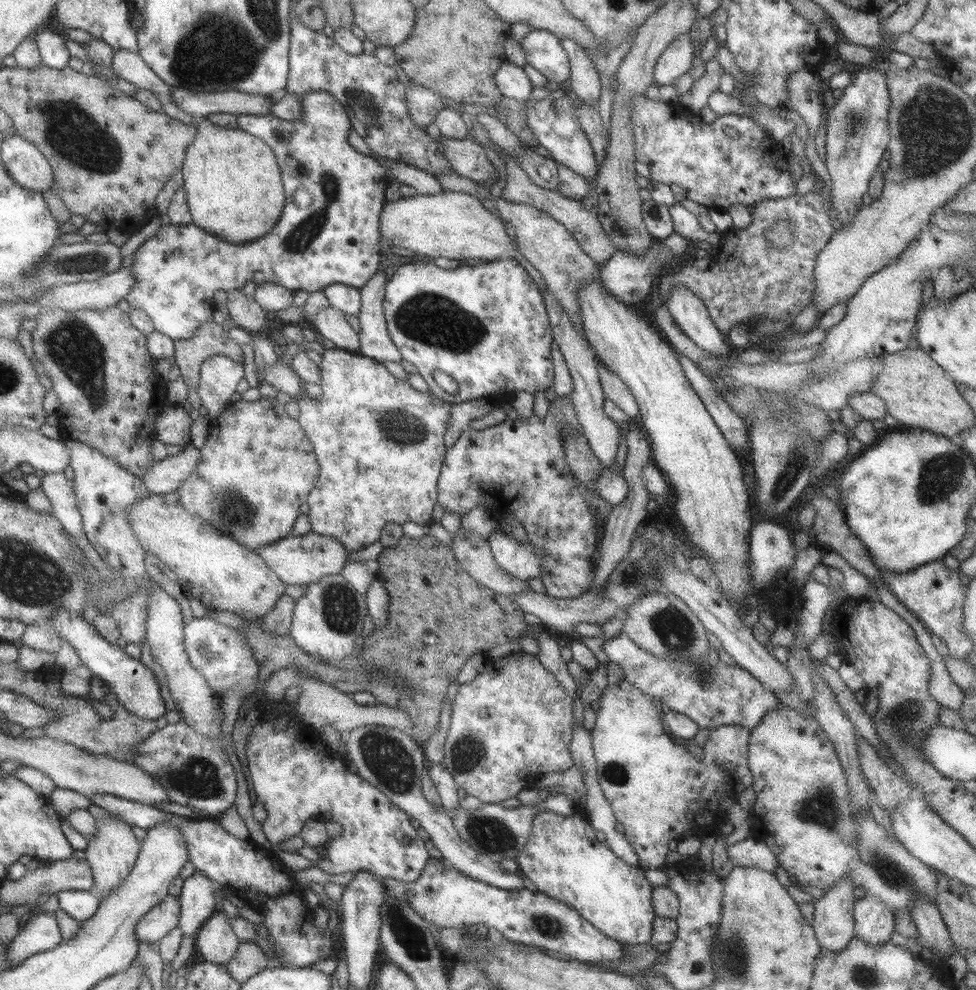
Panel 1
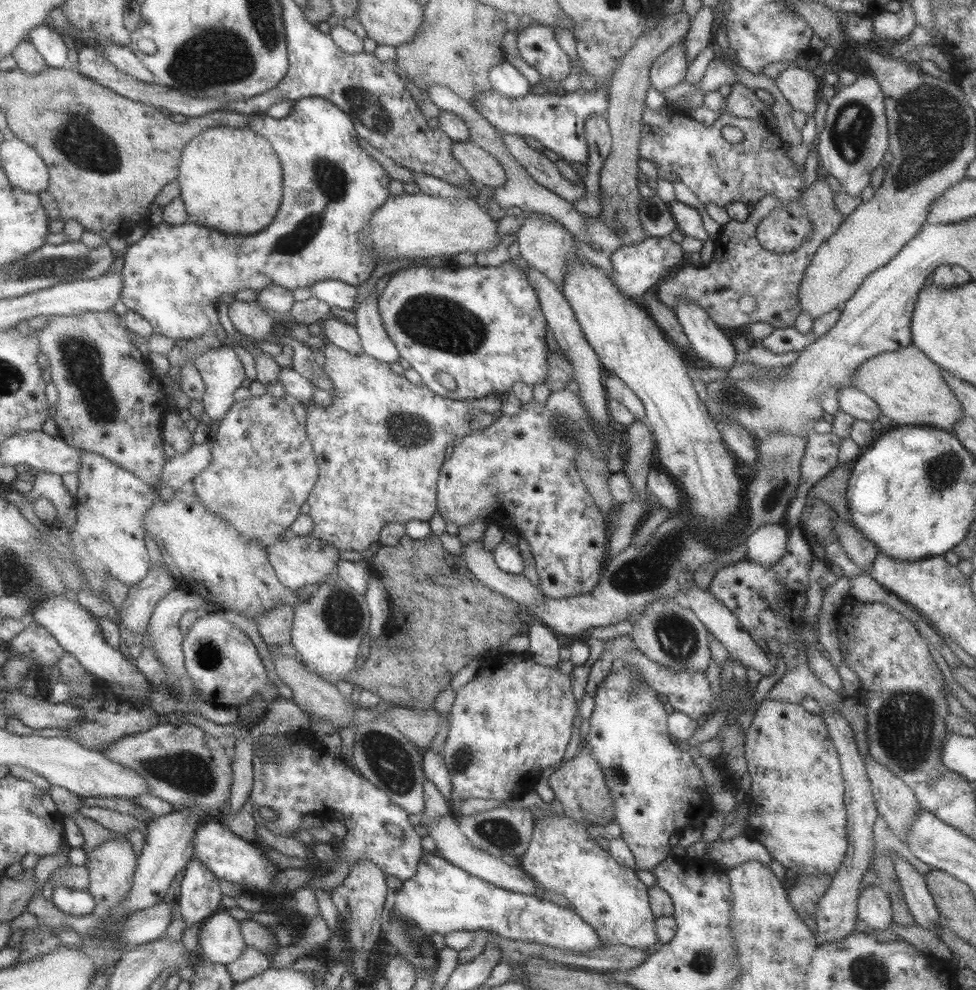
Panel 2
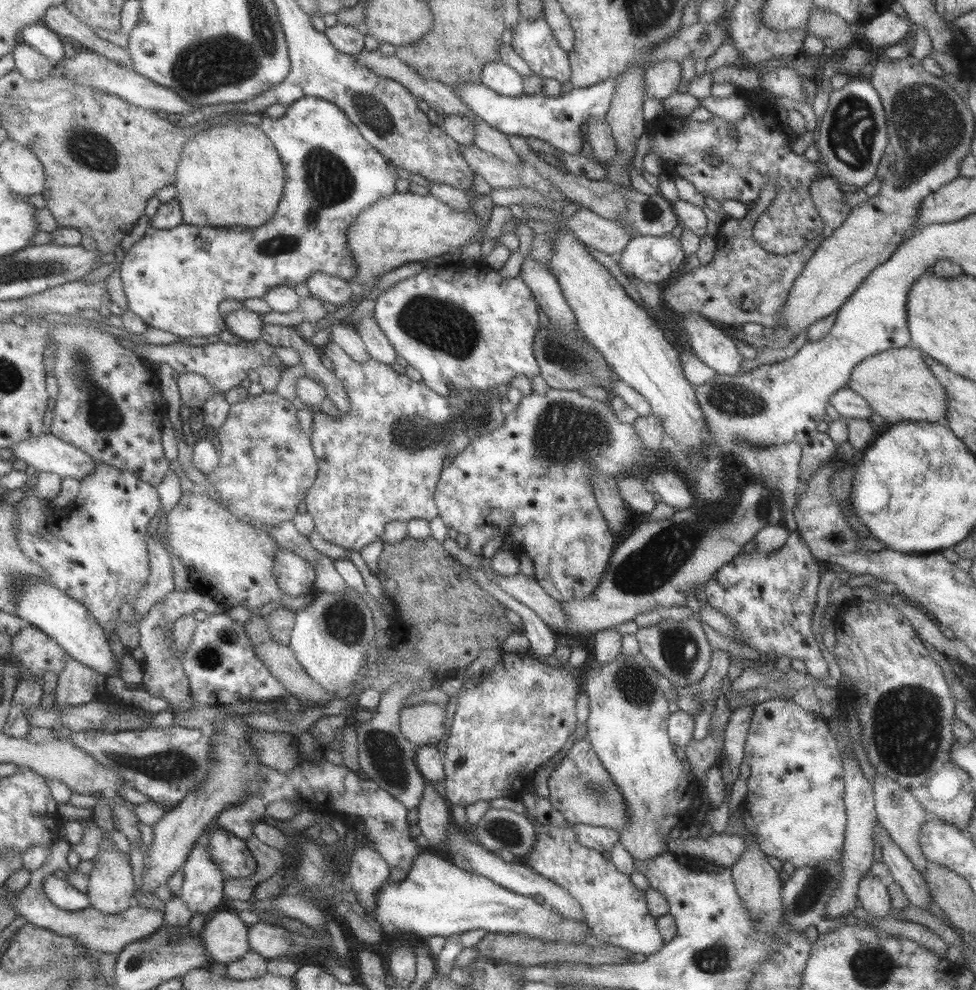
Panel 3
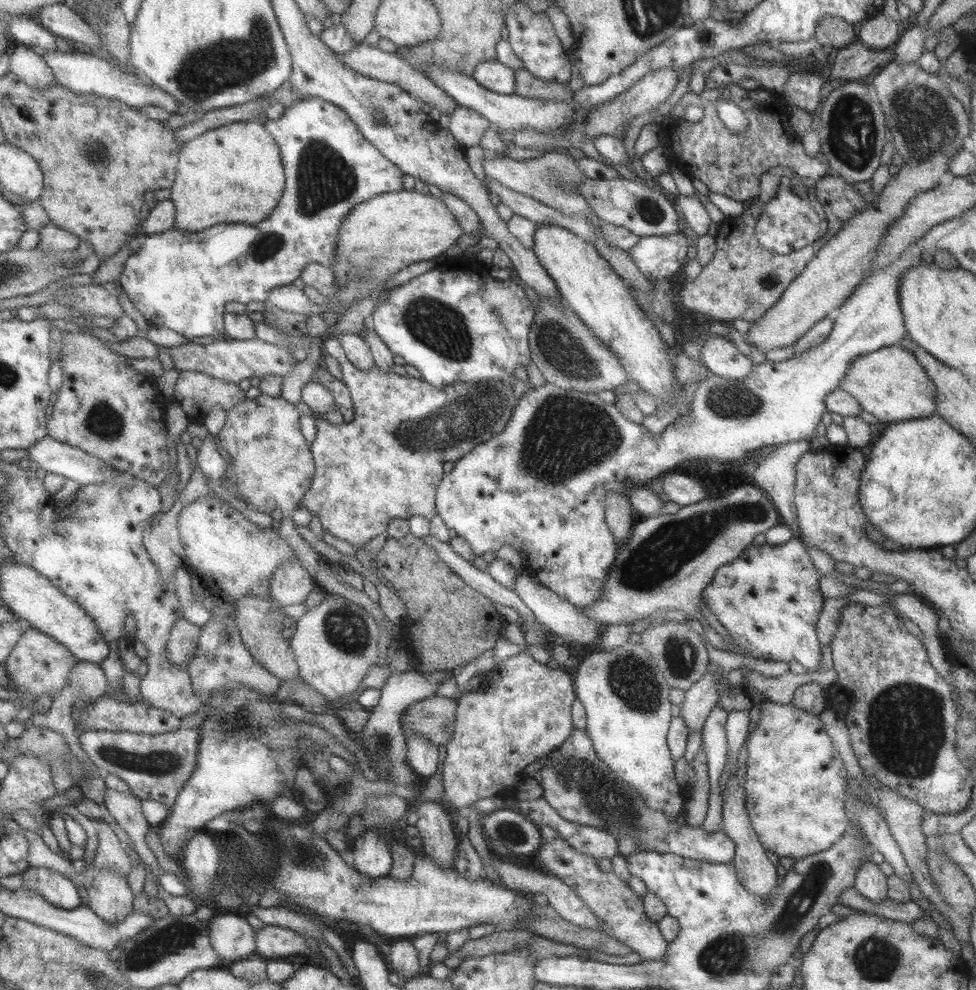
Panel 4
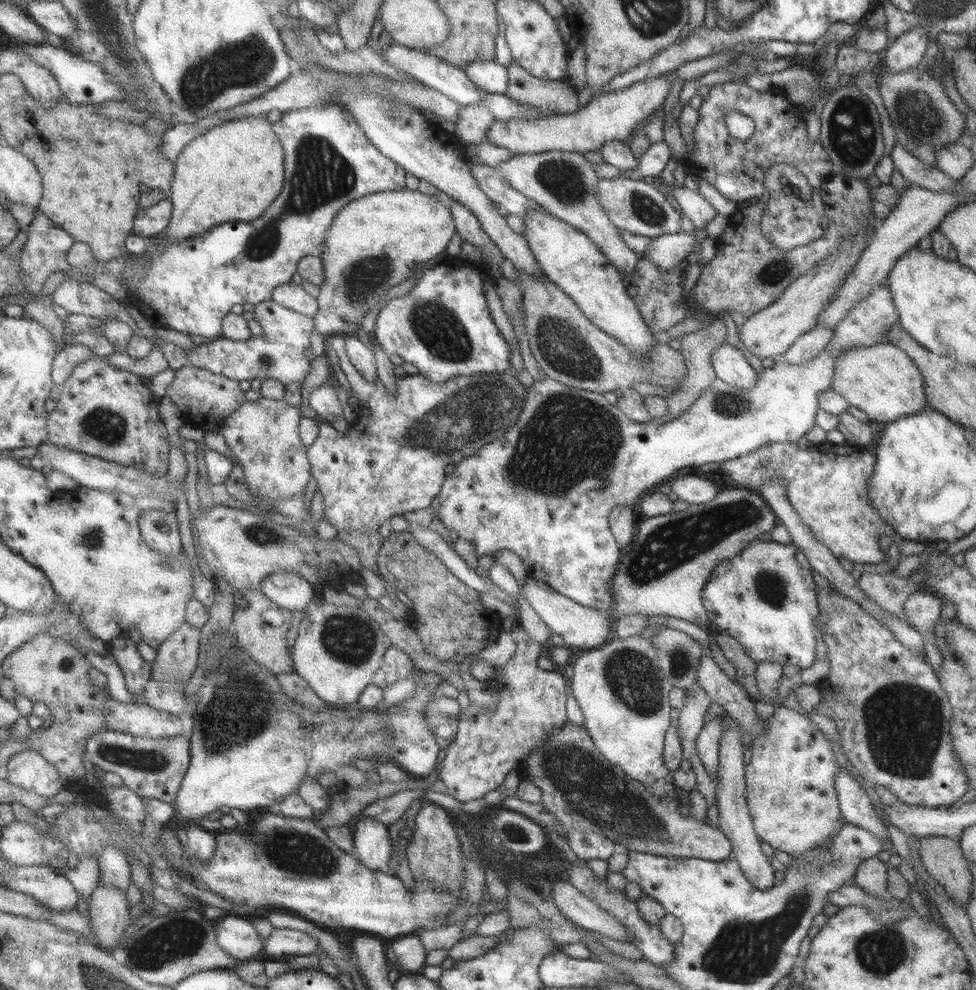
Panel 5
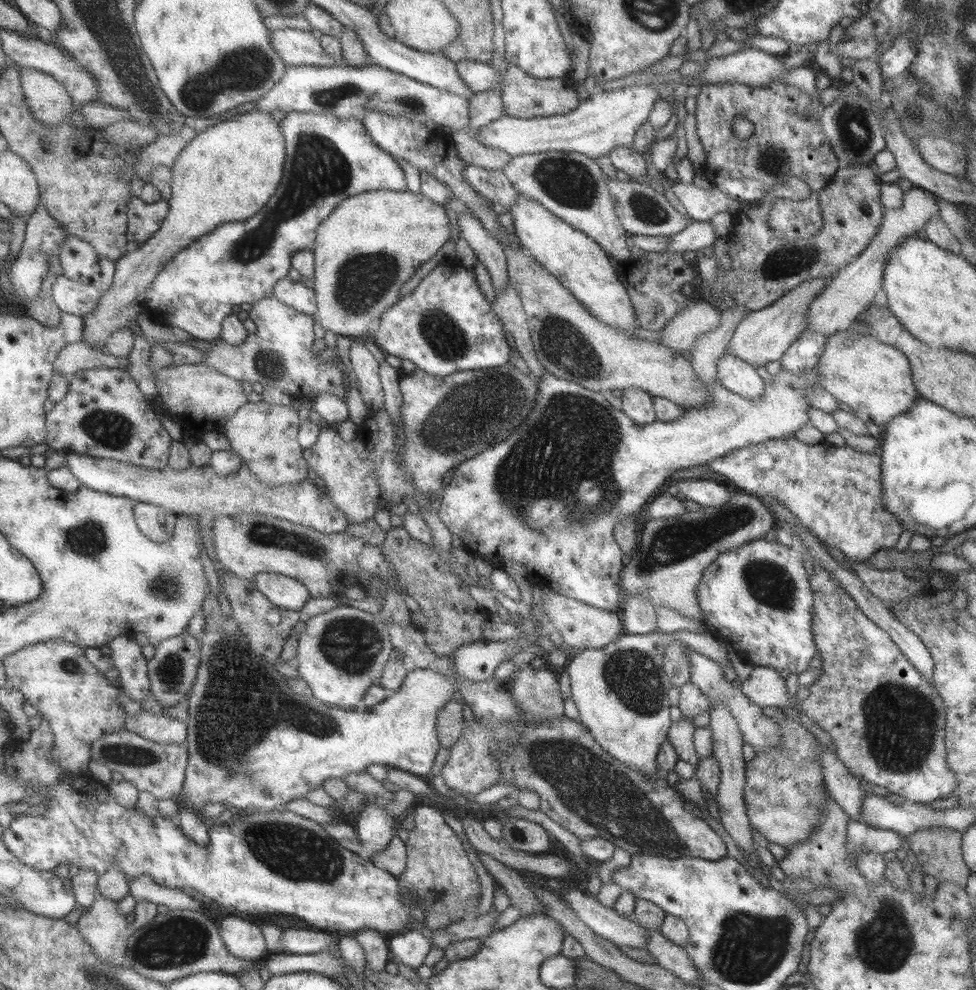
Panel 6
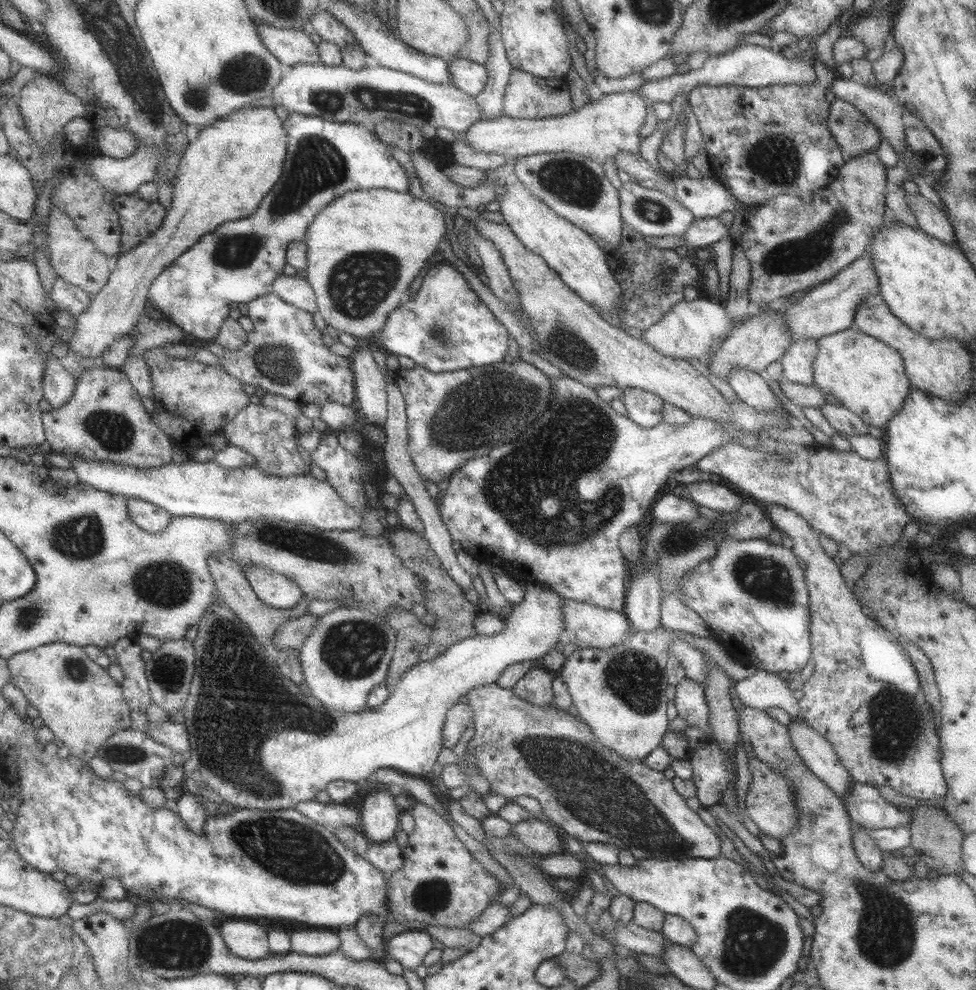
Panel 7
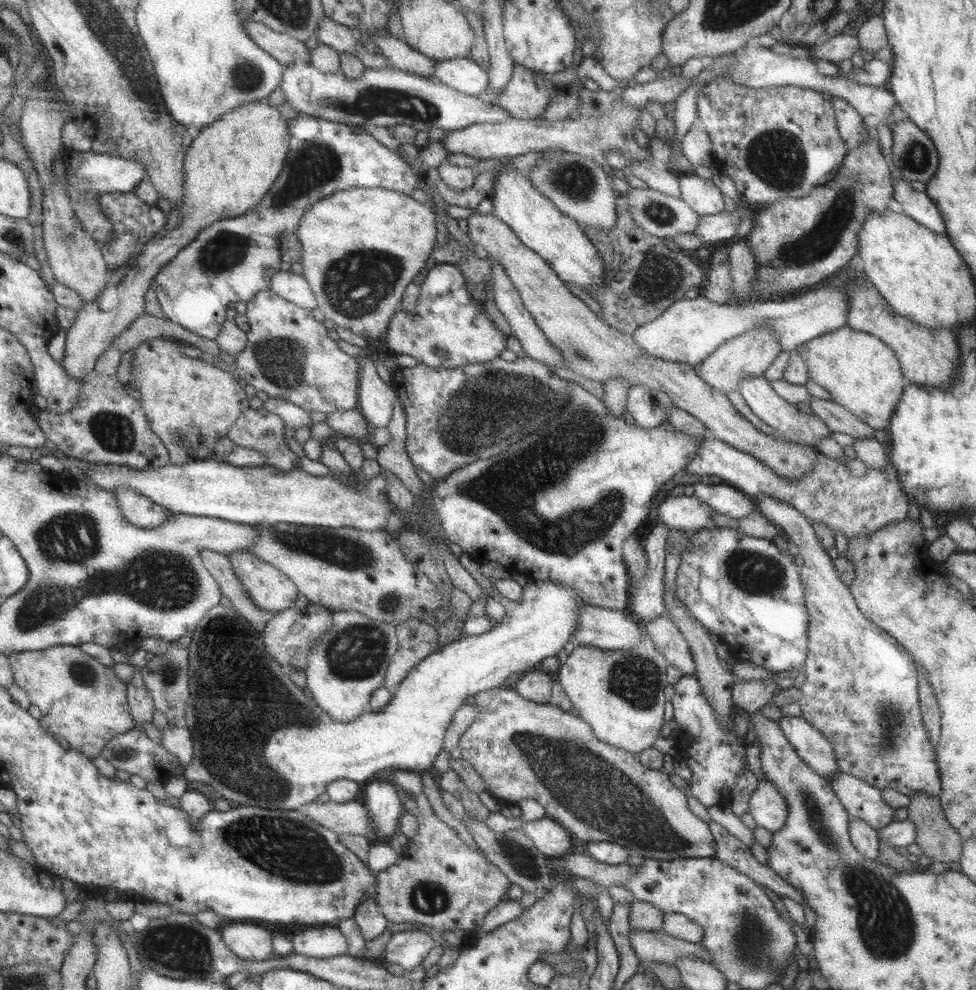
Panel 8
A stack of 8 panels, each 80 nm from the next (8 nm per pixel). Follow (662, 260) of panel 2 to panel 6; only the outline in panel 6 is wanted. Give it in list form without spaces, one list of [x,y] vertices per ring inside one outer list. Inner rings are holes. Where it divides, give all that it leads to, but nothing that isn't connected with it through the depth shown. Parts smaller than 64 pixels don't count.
[[[690,220],[685,229],[669,237],[669,245],[662,254],[669,252],[681,255],[685,251],[702,251],[702,248],[713,245],[717,238],[709,221]]]

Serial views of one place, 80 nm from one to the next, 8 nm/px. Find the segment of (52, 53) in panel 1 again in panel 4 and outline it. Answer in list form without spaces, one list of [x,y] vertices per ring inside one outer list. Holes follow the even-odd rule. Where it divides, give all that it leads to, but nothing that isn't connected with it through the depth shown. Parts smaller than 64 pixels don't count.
[[[13,15],[6,20],[9,35],[17,44],[36,48],[38,51],[54,51],[55,36],[49,33],[34,18]]]

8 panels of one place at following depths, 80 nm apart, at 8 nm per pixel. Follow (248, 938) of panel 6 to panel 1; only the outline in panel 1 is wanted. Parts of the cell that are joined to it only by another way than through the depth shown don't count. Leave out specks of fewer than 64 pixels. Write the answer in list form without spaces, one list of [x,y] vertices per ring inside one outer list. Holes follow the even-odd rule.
[[[221,911],[205,920],[193,937],[197,952],[213,964],[229,962],[240,943],[232,931],[230,918]]]

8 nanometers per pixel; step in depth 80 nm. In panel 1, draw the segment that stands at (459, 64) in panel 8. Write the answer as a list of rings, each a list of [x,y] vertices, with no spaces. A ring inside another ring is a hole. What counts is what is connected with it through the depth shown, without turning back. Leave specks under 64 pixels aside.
[[[507,62],[500,64],[495,71],[494,81],[499,92],[505,98],[519,101],[530,98],[533,86],[522,67]]]

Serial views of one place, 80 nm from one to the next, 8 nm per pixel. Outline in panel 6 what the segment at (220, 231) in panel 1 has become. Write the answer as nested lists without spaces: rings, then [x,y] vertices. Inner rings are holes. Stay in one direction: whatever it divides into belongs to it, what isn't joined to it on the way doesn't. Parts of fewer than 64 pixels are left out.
[[[255,109],[246,111],[242,114],[234,114],[225,116],[223,118],[215,119],[214,121],[206,123],[206,125],[197,131],[196,135],[181,149],[181,152],[178,154],[177,159],[172,164],[172,179],[170,182],[170,199],[168,202],[168,211],[166,217],[161,221],[161,226],[157,229],[157,232],[151,234],[151,237],[148,240],[143,241],[135,250],[131,252],[125,252],[117,261],[114,262],[115,272],[113,274],[113,281],[110,284],[111,288],[107,292],[103,292],[101,300],[97,302],[95,306],[95,312],[89,312],[89,315],[81,315],[81,320],[83,323],[82,338],[81,340],[89,348],[95,349],[98,344],[104,346],[105,341],[109,336],[113,334],[116,330],[120,328],[129,328],[130,322],[134,322],[137,318],[137,315],[143,312],[142,302],[145,297],[145,289],[149,287],[150,282],[153,281],[153,278],[159,271],[161,271],[161,266],[165,265],[173,256],[177,255],[177,252],[181,251],[181,248],[187,247],[187,245],[193,243],[197,238],[208,235],[209,232],[212,232],[213,228],[222,227],[233,227],[238,224],[238,222],[248,219],[250,216],[253,216],[258,210],[267,202],[267,198],[275,192],[277,184],[281,180],[283,174],[283,163],[285,156],[285,143],[283,135],[278,127],[278,122],[271,116],[270,112],[263,112],[261,110],[256,111]]]

